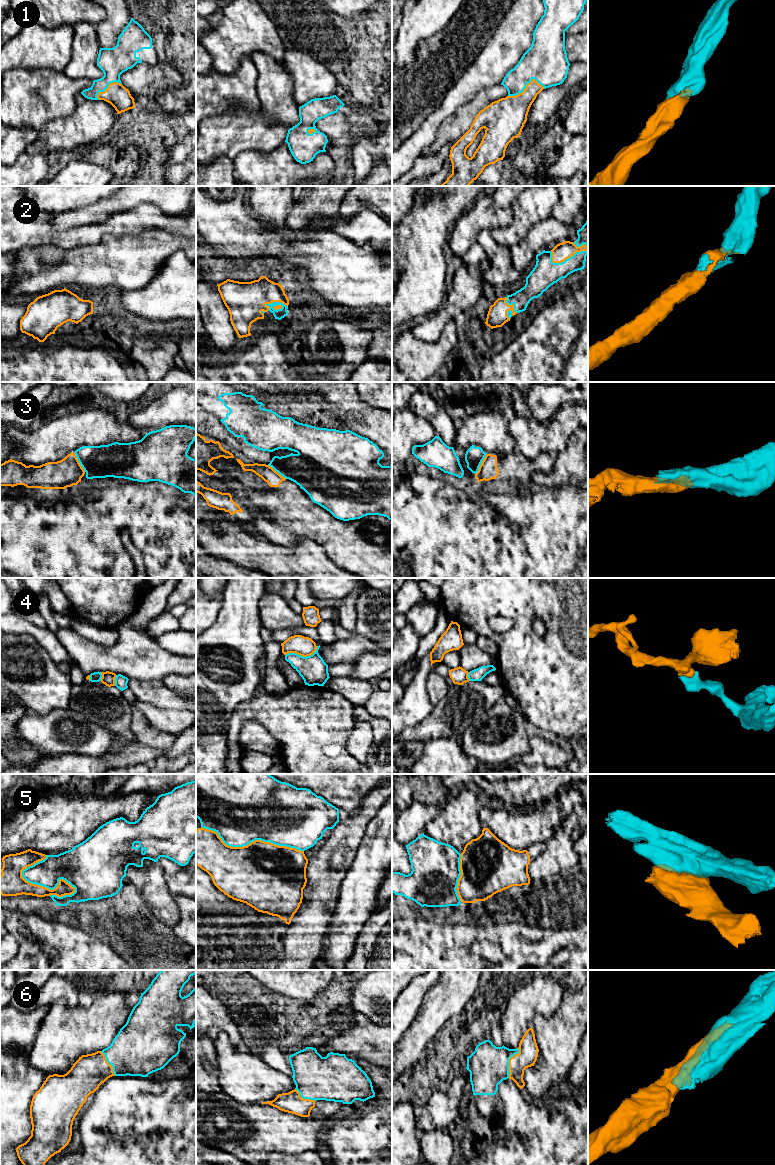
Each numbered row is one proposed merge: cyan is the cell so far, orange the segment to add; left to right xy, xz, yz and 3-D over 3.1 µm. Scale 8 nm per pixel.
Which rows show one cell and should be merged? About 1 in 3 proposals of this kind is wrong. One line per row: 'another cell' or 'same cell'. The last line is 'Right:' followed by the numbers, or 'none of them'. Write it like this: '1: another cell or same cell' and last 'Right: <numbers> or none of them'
1: same cell
2: same cell
3: another cell
4: another cell
5: another cell
6: same cell
Right: 1, 2, 6

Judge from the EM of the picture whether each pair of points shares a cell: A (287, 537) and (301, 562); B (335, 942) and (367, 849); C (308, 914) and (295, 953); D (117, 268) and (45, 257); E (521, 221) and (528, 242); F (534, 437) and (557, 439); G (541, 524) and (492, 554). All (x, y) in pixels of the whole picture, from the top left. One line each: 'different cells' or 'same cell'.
A: different cells
B: same cell
C: same cell
D: same cell
E: different cells
F: same cell
G: same cell

